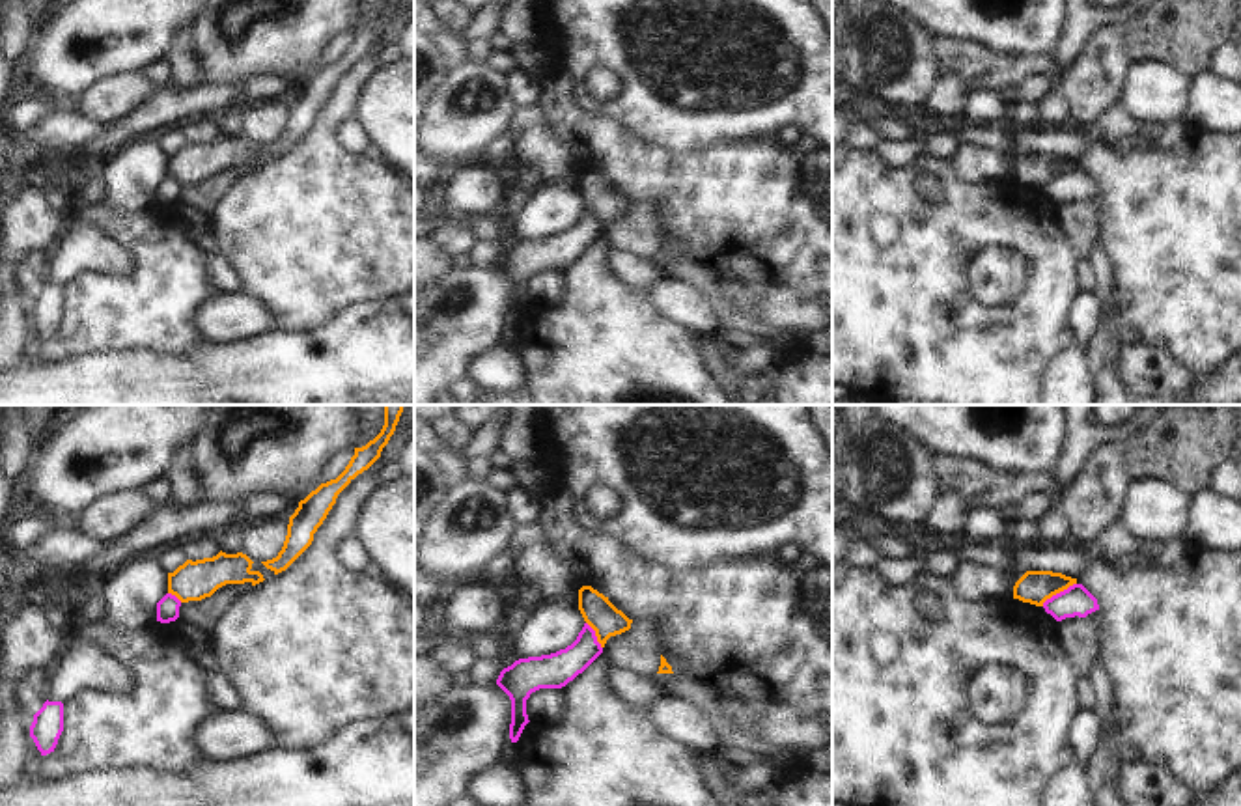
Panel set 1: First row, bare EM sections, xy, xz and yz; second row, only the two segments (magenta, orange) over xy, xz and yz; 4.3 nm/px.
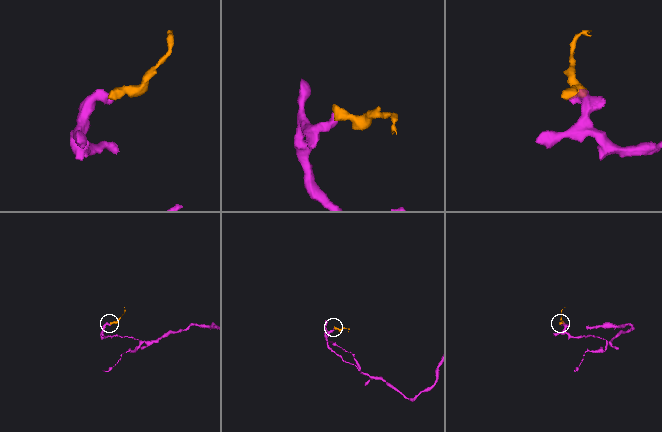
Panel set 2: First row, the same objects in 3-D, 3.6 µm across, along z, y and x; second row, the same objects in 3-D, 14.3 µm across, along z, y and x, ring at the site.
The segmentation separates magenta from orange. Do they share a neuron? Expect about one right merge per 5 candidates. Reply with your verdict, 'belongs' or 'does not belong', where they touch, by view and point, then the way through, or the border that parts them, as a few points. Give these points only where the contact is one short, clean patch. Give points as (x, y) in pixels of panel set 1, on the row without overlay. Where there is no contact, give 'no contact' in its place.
does not belong; meets magenta in yz at (1060, 174); border along yz (1075, 165), (1053, 176), (1042, 187)

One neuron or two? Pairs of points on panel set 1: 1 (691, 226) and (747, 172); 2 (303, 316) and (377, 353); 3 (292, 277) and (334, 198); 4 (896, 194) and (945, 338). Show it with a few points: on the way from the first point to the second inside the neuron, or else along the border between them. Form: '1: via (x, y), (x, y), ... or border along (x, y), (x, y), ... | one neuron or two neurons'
1: via (704, 213), (734, 185) | one neuron
2: border along (357, 303), (344, 305), (310, 329), (275, 329) | two neurons
3: via (303, 258), (305, 239), (318, 224), (318, 217) | one neuron
4: via (924, 230), (924, 303) | one neuron

